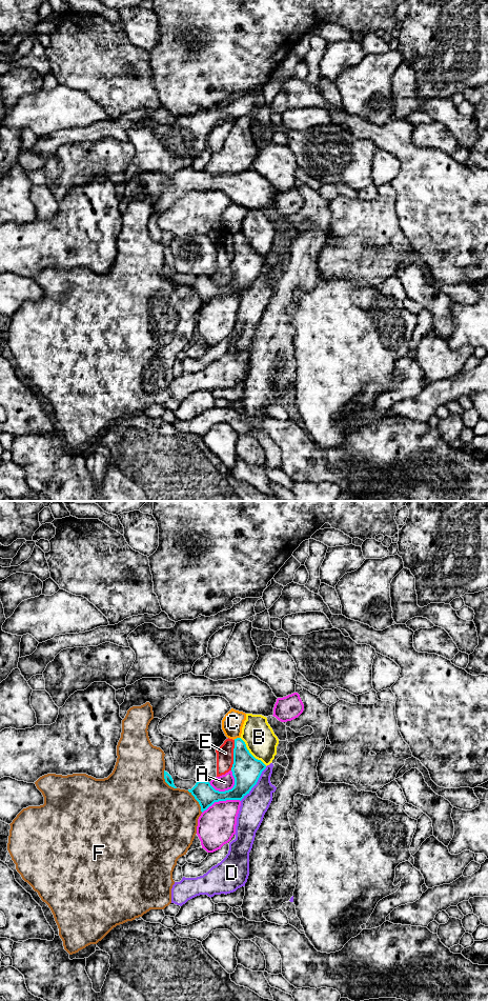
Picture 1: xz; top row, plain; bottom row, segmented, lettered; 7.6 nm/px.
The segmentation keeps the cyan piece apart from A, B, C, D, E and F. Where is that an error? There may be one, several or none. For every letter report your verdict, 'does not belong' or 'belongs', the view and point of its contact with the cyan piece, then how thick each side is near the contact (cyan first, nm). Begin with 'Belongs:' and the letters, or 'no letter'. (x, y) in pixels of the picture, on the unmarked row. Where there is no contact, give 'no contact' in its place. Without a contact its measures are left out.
Belongs: no letter
A: does not belong; meets cyan in xz at (225, 285); 220 nm thick on the cyan side, 120 nm on the other
B: does not belong; meets cyan in xz at (249, 247); 220 nm thick on the cyan side, 240 nm on the other
C: does not belong; meets cyan in xz at (237, 233); 220 nm thick on the cyan side, 160 nm on the other
D: does not belong; meets cyan in xz at (256, 278); 220 nm thick on the cyan side, 200 nm on the other
E: does not belong; meets cyan in xz at (234, 249); 220 nm thick on the cyan side, 130 nm on the other
F: does not belong; meets cyan in xz at (197, 295); 160 nm thick on the cyan side, 440 nm on the other

